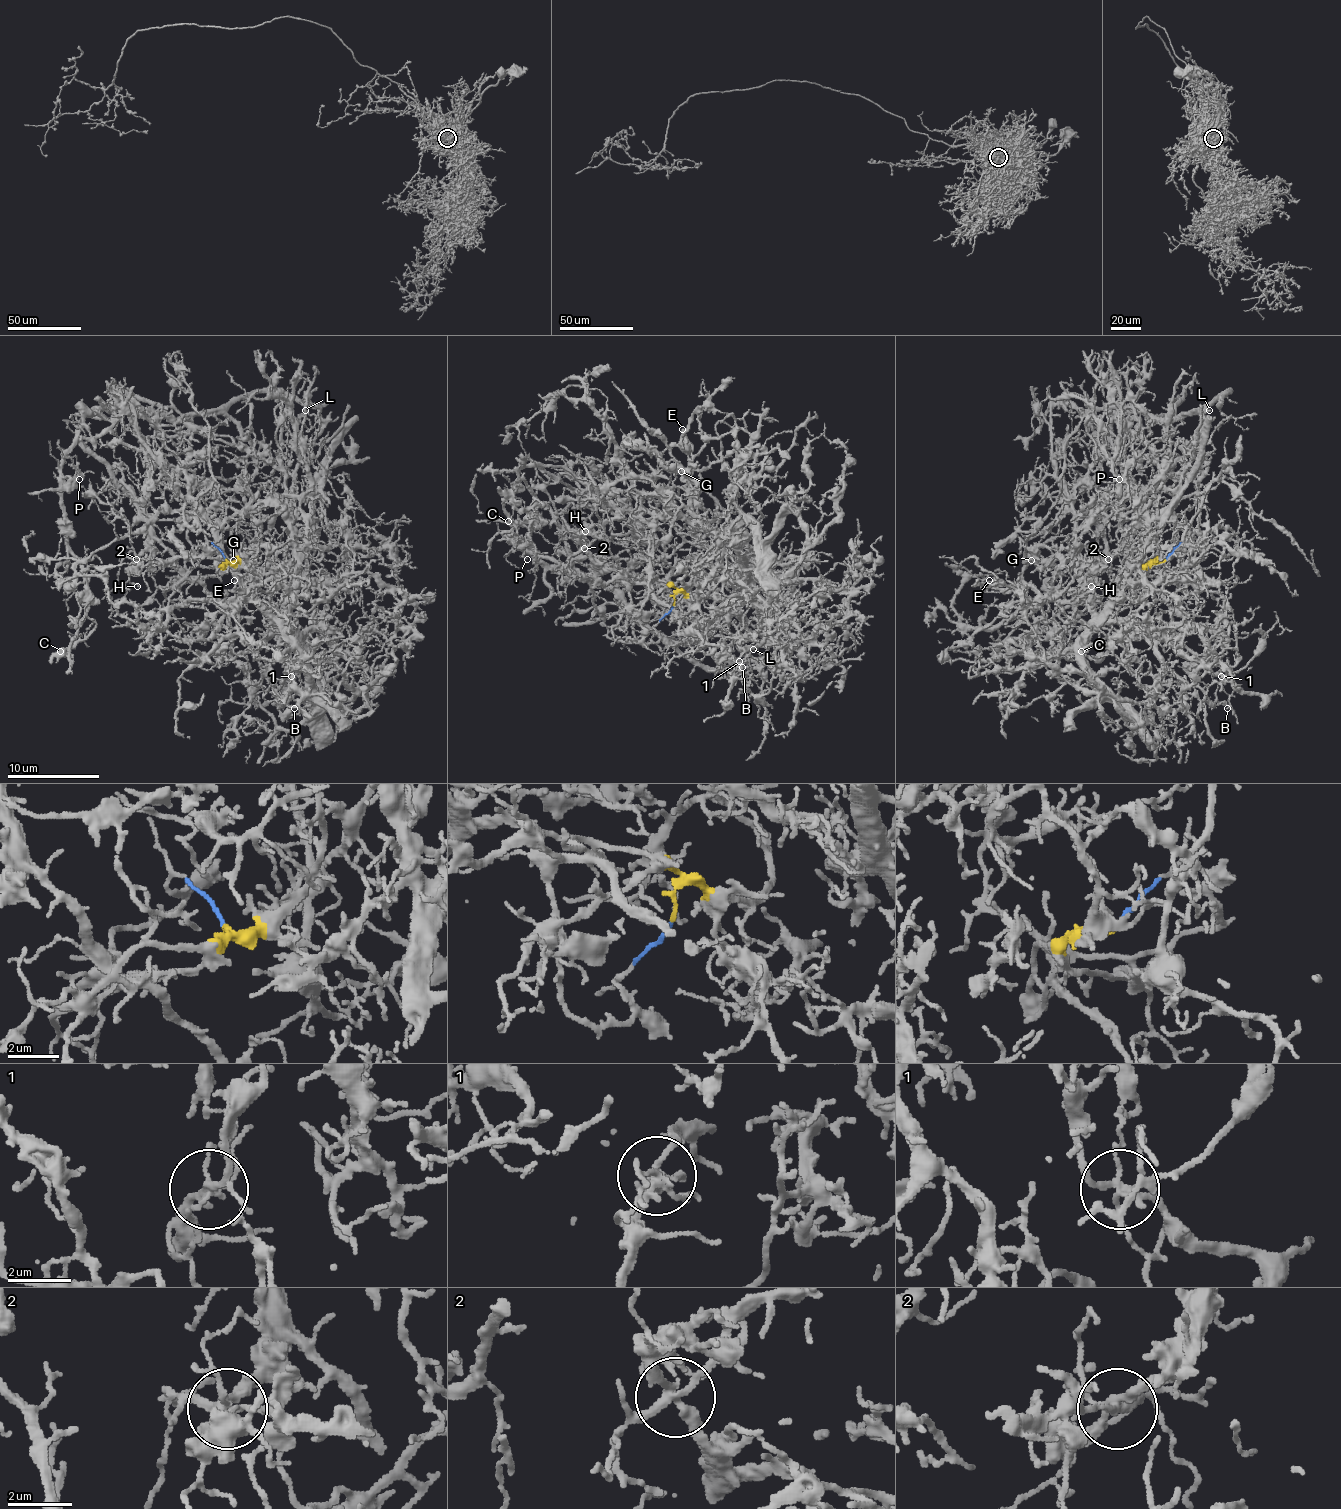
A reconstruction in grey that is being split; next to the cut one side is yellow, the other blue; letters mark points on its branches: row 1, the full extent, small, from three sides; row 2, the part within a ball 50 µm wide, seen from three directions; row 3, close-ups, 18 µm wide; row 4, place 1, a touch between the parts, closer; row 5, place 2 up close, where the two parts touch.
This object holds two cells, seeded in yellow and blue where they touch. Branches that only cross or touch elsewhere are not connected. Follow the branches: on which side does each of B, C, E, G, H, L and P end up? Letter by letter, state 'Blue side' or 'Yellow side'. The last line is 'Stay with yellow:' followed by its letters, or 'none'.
B: Yellow side
C: Blue side
E: Yellow side
G: Yellow side
H: Blue side
L: Yellow side
P: Blue side
Stay with yellow: B, E, G, L

